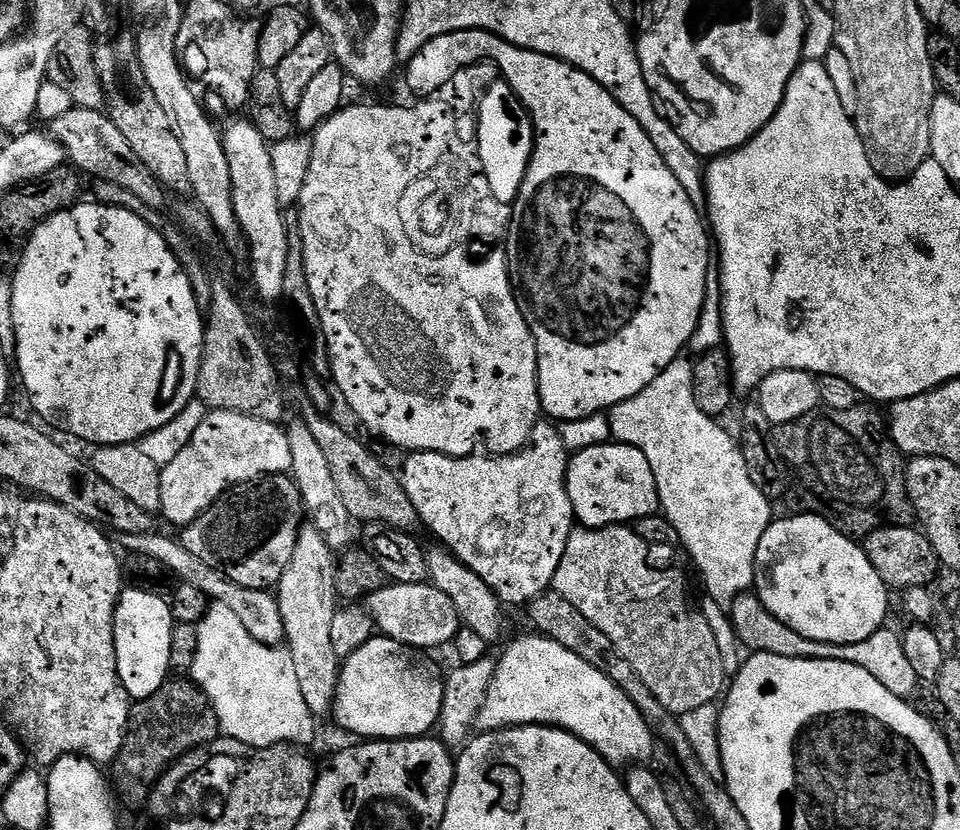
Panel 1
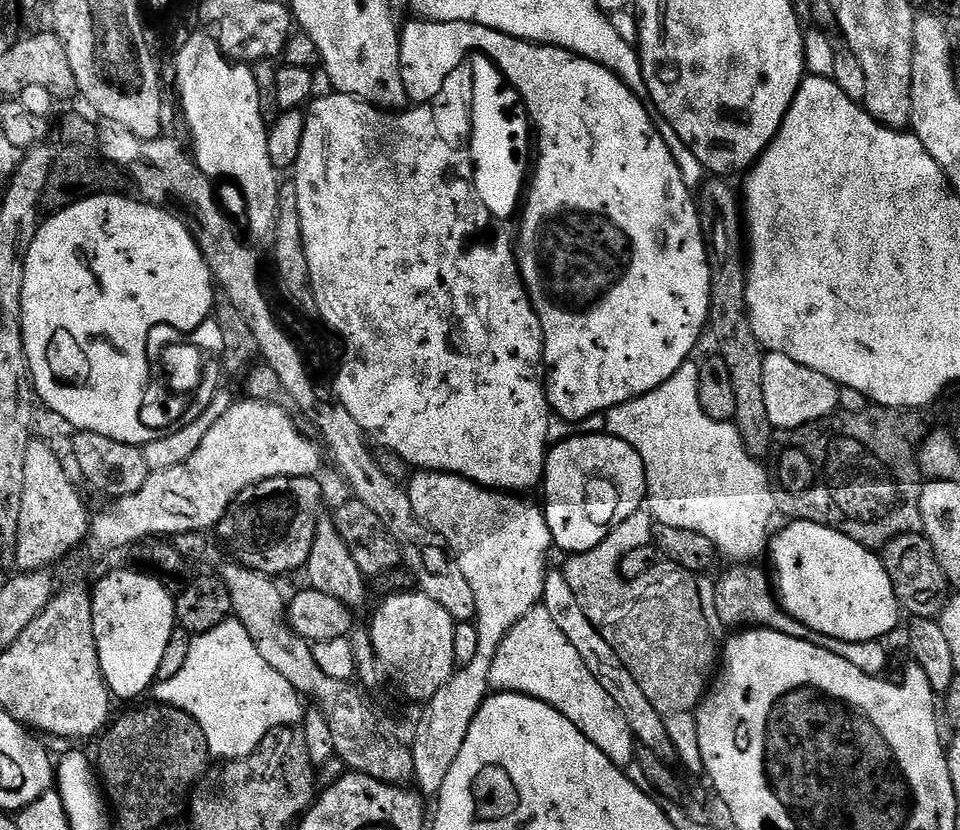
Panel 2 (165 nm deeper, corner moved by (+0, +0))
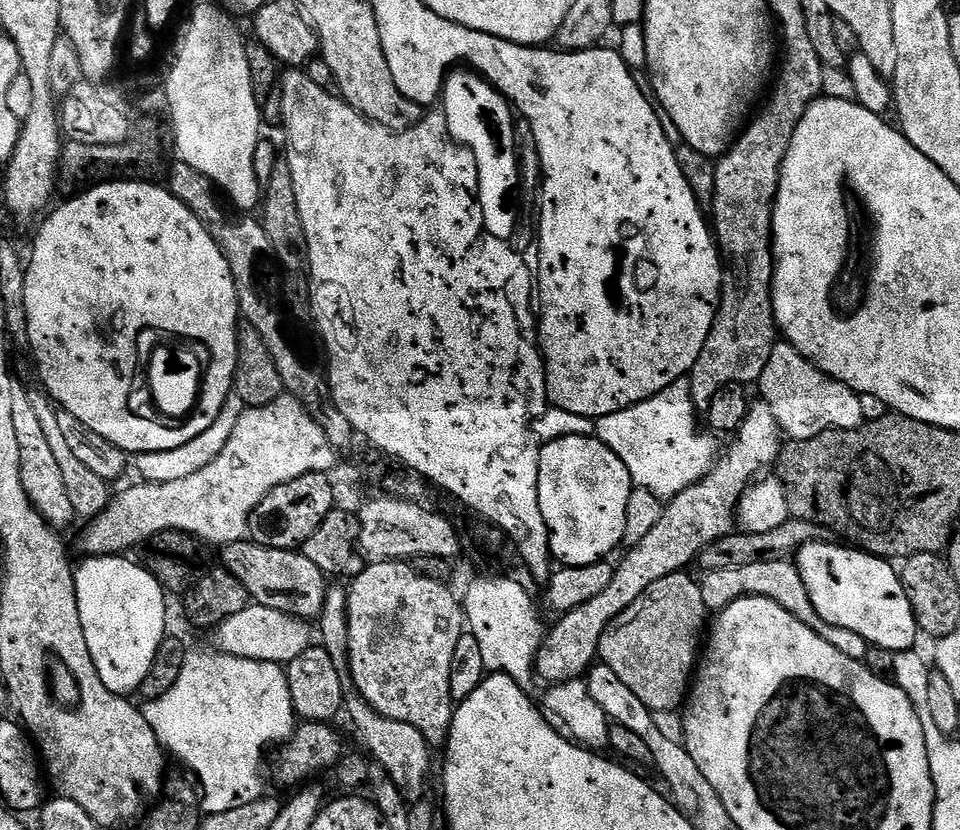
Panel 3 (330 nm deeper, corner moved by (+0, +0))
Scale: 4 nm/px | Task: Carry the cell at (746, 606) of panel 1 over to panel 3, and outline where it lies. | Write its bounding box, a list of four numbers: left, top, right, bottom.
[698,560,870,661]

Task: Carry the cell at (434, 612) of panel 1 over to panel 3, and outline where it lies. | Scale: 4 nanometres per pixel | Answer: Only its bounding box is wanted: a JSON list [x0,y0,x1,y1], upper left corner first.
[215,602,314,666]

